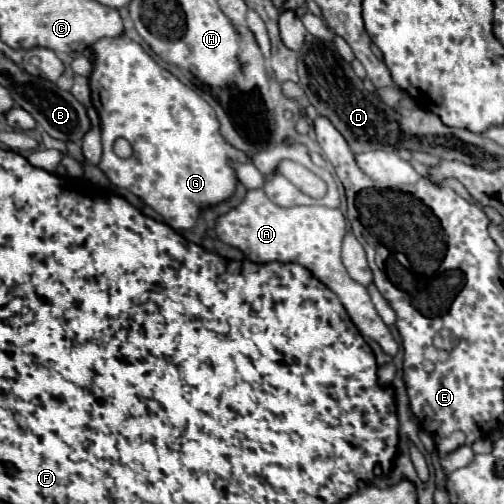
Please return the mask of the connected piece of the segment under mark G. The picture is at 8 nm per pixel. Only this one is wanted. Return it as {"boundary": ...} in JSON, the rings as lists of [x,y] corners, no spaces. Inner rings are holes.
{"boundary":[[[127,36],[103,38],[93,46],[93,68],[89,76],[91,100],[101,120],[101,142],[103,142],[103,158],[99,168],[117,188],[129,190],[137,198],[141,198],[147,206],[151,206],[165,224],[175,230],[187,230],[195,226],[199,210],[209,204],[223,202],[235,190],[237,176],[227,166],[227,158],[247,162],[245,152],[235,152],[225,138],[219,134],[219,120],[215,110],[189,86],[179,82],[169,70],[161,68],[143,48]],[[117,138],[129,140],[133,146],[133,156],[123,160],[113,154],[113,142]]]}

